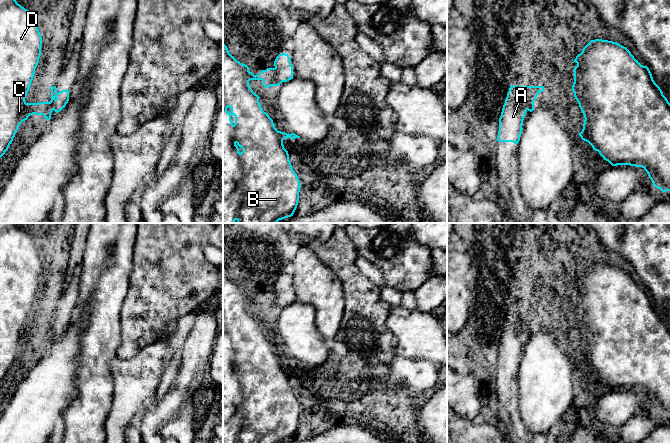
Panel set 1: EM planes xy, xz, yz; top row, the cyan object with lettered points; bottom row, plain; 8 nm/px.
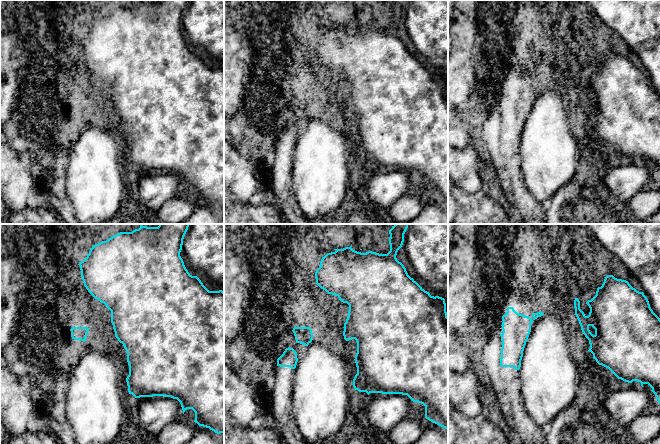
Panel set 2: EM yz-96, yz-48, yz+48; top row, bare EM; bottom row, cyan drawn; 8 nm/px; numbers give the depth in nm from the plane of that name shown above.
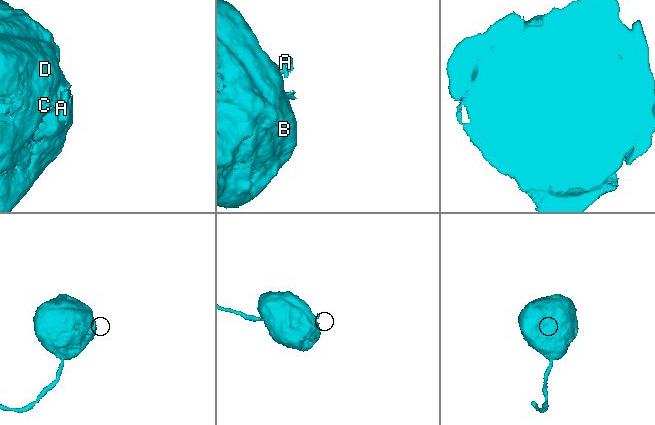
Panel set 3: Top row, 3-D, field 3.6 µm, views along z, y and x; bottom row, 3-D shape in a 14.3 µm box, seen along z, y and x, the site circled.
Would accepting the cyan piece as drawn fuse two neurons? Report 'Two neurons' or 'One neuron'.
Two neurons

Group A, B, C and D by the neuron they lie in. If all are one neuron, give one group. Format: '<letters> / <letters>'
A / B C D

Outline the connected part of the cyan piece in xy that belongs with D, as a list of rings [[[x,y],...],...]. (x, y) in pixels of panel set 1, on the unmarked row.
[[[0,223],[0,382],[8,374],[20,348],[30,339],[43,339],[46,344],[51,343],[54,334],[53,326],[57,318],[56,311],[51,310],[50,326],[27,327],[25,325],[39,287],[41,269],[42,261],[30,235],[18,228],[15,223]]]

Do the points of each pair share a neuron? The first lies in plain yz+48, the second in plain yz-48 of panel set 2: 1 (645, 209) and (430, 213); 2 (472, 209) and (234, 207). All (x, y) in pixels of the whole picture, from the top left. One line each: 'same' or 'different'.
1: different
2: same

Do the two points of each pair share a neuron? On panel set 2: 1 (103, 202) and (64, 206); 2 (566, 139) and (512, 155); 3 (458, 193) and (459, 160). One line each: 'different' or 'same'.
1: different
2: different
3: different

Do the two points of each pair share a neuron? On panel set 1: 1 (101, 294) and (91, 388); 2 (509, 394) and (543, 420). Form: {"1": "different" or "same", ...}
{"1": "same", "2": "different"}

